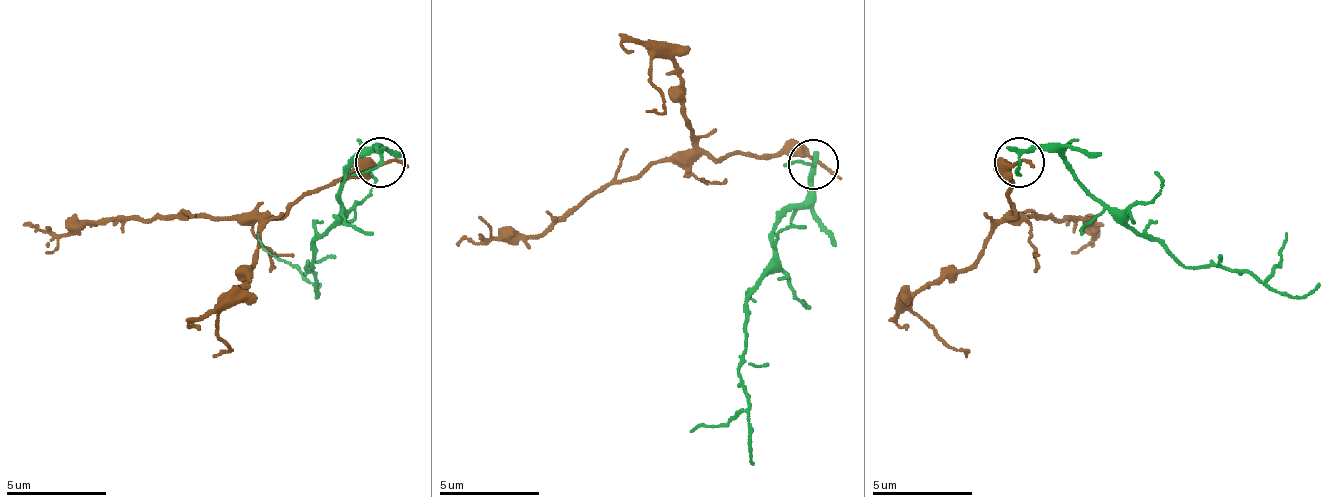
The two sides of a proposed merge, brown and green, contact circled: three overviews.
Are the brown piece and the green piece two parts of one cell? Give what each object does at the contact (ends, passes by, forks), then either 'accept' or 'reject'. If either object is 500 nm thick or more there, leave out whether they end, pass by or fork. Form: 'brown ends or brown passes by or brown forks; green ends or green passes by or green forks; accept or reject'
brown passes by; green passes by; reject

